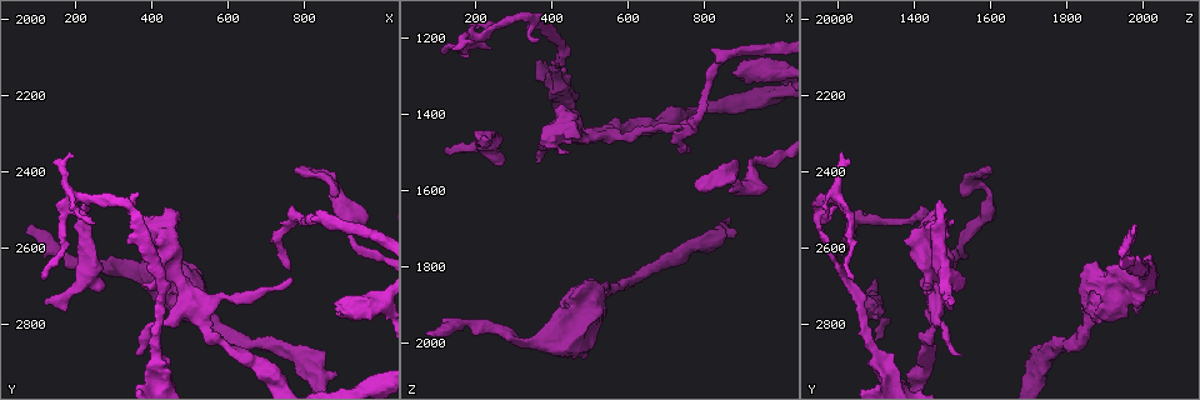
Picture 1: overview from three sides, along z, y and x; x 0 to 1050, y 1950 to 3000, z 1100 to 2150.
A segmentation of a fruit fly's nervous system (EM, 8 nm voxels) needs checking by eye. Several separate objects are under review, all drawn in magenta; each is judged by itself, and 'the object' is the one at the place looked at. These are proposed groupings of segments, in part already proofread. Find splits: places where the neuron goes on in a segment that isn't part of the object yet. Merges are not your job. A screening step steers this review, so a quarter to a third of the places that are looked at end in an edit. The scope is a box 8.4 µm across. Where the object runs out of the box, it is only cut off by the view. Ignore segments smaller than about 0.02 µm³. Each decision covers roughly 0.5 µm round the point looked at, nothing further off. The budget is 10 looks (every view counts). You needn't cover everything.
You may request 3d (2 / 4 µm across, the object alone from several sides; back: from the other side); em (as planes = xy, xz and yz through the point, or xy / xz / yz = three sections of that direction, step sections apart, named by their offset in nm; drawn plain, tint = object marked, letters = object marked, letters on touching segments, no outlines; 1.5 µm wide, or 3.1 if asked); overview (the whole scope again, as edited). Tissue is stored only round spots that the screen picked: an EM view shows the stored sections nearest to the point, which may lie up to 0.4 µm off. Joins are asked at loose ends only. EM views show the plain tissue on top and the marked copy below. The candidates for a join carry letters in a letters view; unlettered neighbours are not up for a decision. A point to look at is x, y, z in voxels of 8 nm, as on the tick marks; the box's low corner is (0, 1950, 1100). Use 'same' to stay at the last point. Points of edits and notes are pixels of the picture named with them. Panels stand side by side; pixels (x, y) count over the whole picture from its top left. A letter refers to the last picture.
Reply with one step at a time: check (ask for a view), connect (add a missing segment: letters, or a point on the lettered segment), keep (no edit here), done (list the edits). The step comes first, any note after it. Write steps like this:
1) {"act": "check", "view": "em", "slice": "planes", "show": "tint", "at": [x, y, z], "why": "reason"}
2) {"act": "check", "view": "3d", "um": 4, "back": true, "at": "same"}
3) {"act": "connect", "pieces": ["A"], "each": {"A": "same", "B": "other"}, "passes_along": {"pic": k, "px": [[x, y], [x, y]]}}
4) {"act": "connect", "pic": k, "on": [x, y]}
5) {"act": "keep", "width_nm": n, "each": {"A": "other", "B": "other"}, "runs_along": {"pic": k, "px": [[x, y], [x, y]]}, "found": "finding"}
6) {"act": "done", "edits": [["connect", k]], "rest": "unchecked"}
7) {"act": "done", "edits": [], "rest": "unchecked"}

{"act": "check", "view": "3d", "um": 4, "at": [360, 2450, 1205], "why": "tapers out"}

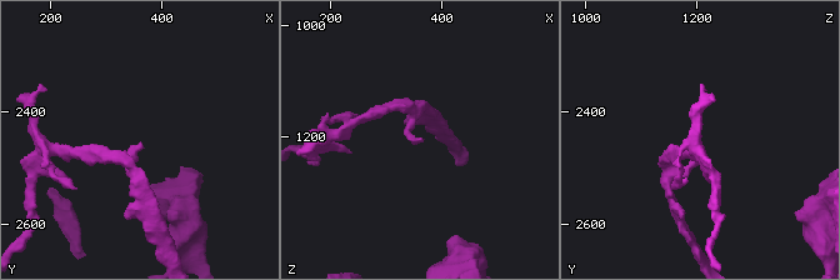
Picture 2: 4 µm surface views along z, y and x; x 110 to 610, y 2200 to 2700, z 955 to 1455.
{"act": "check", "view": "em", "slice": "xz", "step": 4, "show": "letters", "at": [360, 2455, 1200], "why": "need the tissue"}

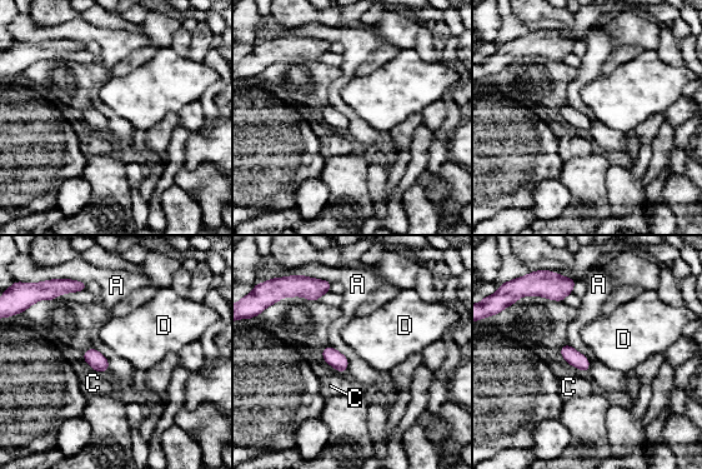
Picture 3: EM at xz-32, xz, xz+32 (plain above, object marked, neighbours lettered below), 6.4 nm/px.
{"act": "connect", "pieces": ["A"], "longest_contact_nm": ["A", 200], "each": {"A": "same", "C": "other", "D": "other"}, "found": "the neuron continues"}

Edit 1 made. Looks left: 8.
{"act": "check", "view": "em", "slice": "planes", "show": "letters", "at": [220, 2490, 1465], "why": "branch stops here"}

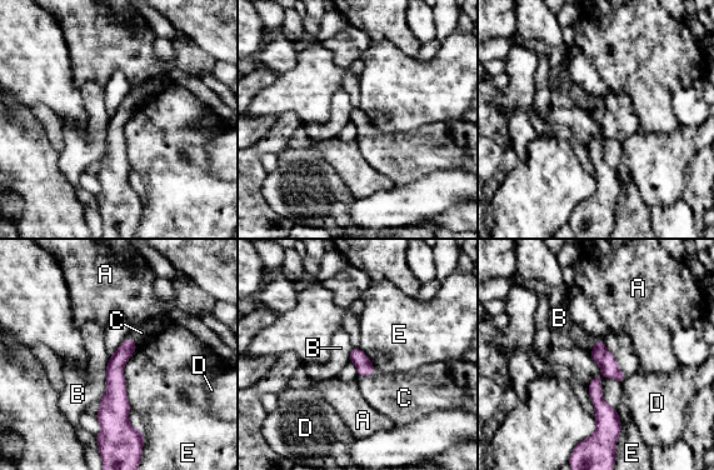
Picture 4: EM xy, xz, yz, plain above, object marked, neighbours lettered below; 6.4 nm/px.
{"act": "connect", "pieces": ["C"], "longest_contact_nm": ["E", 460], "each": {"A": "other", "B": "other", "C": "same", "D": "other", "E": "other"}, "found": "it goes on there"}

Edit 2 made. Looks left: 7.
{"act": "check", "view": "overview", "why": "see it whole again"}

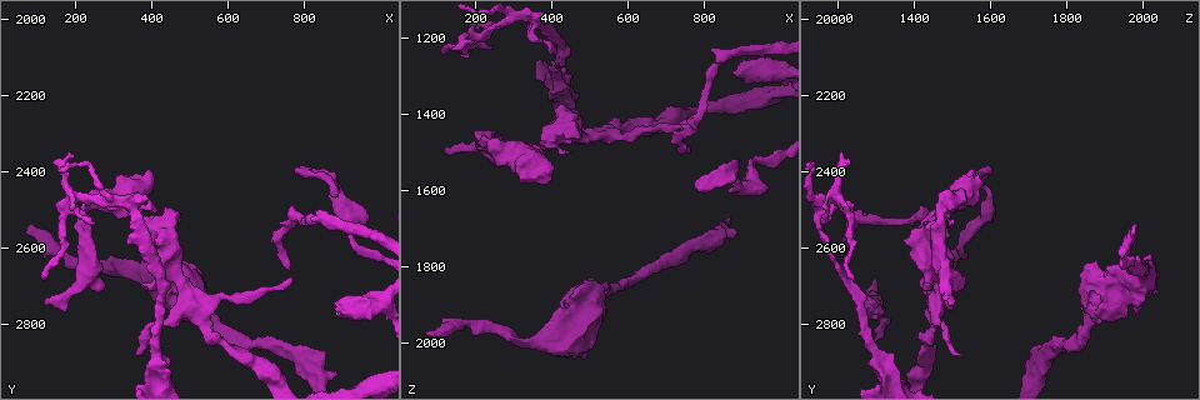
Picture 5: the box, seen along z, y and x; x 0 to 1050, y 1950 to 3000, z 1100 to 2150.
{"act": "check", "view": "3d", "um": 2, "back": true, "at": [70, 2555, 1975], "why": "branch stops here"}

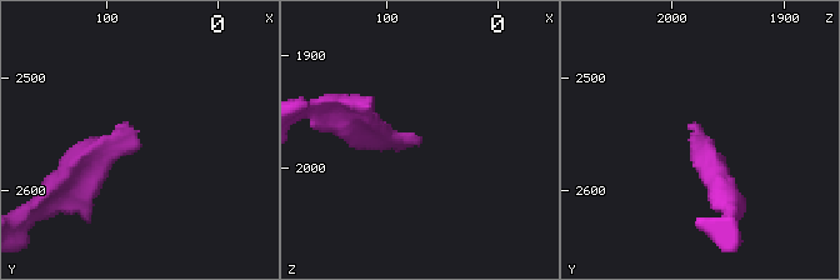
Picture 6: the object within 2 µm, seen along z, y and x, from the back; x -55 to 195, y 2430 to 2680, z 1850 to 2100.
{"act": "check", "view": "em", "slice": "planes", "show": "letters", "at": [72, 2560, 1980], "why": "shape alone is not enough"}

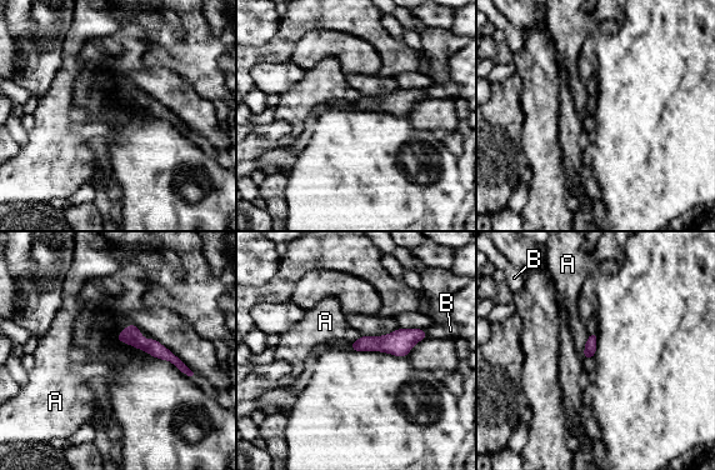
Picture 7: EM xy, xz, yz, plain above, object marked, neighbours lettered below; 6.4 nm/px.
{"act": "keep", "each": {"A": "other", "B": "other"}, "found": "no lettered segment goes on from it"}

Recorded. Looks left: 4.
{"act": "check", "view": "em", "slice": "xy", "step": 8, "show": "letters", "at": [770, 2650, 1500], "why": "end of a long branch"}

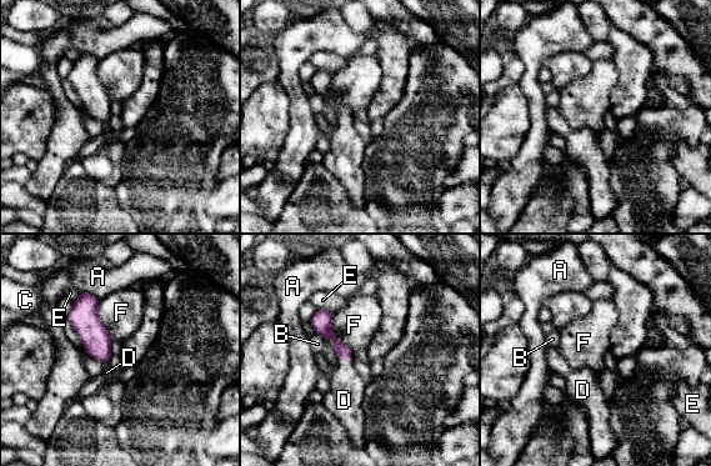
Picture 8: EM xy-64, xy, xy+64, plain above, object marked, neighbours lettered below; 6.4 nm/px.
{"act": "check", "view": "em", "slice": "planes", "show": "letters", "at": "same"}

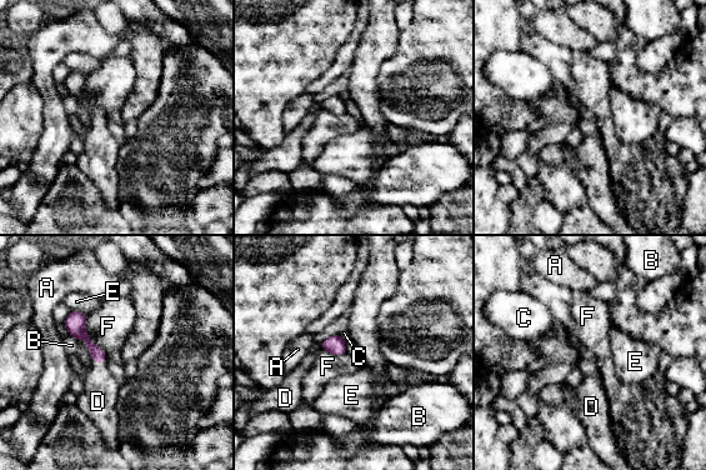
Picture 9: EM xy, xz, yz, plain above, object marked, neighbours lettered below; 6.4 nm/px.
{"act": "connect", "pieces": ["D"], "width_nm": 90, "each": {"A": "other", "B": "other", "C": "other", "D": "same", "E": "other", "F": "other"}, "passes_along": {"pic": 9, "px": [[78, 329], [99, 361], [99, 398]]}, "found": "it goes on there"}

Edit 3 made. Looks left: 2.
{"act": "done", "edits": [["connect", 3], ["connect", 4], ["connect", 9]], "rest": "unchecked"}

